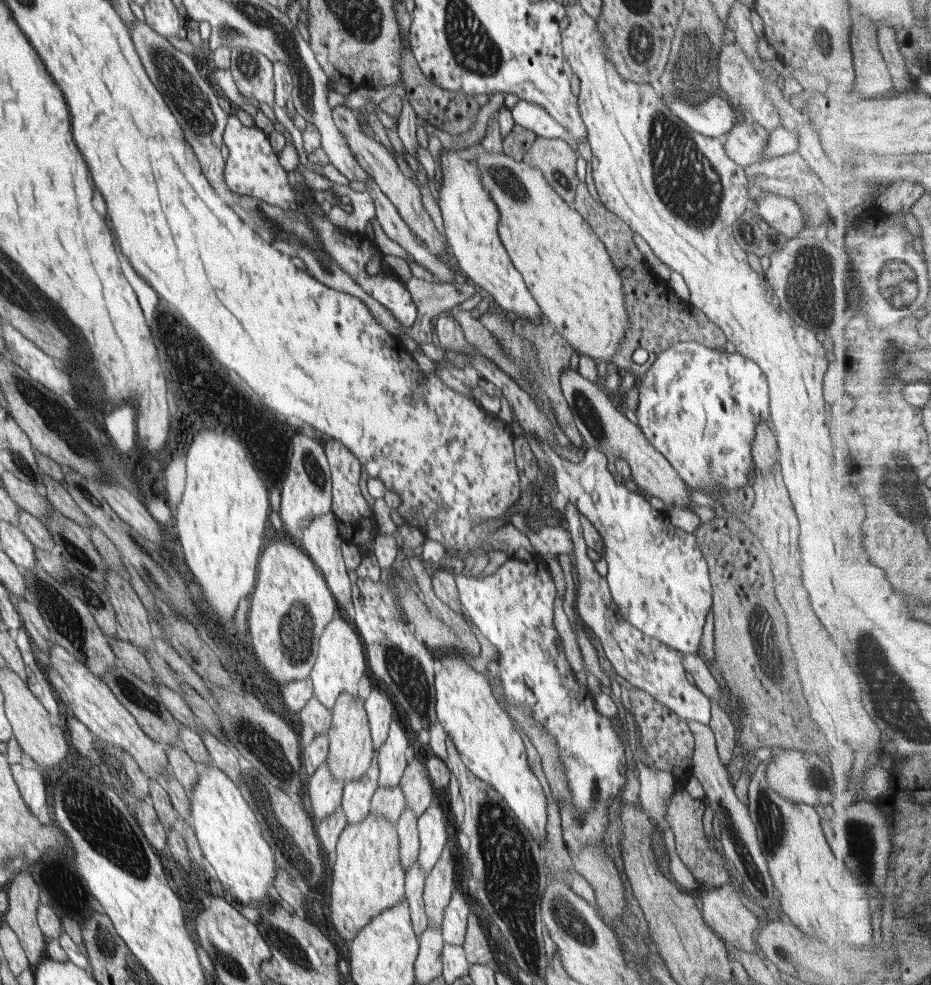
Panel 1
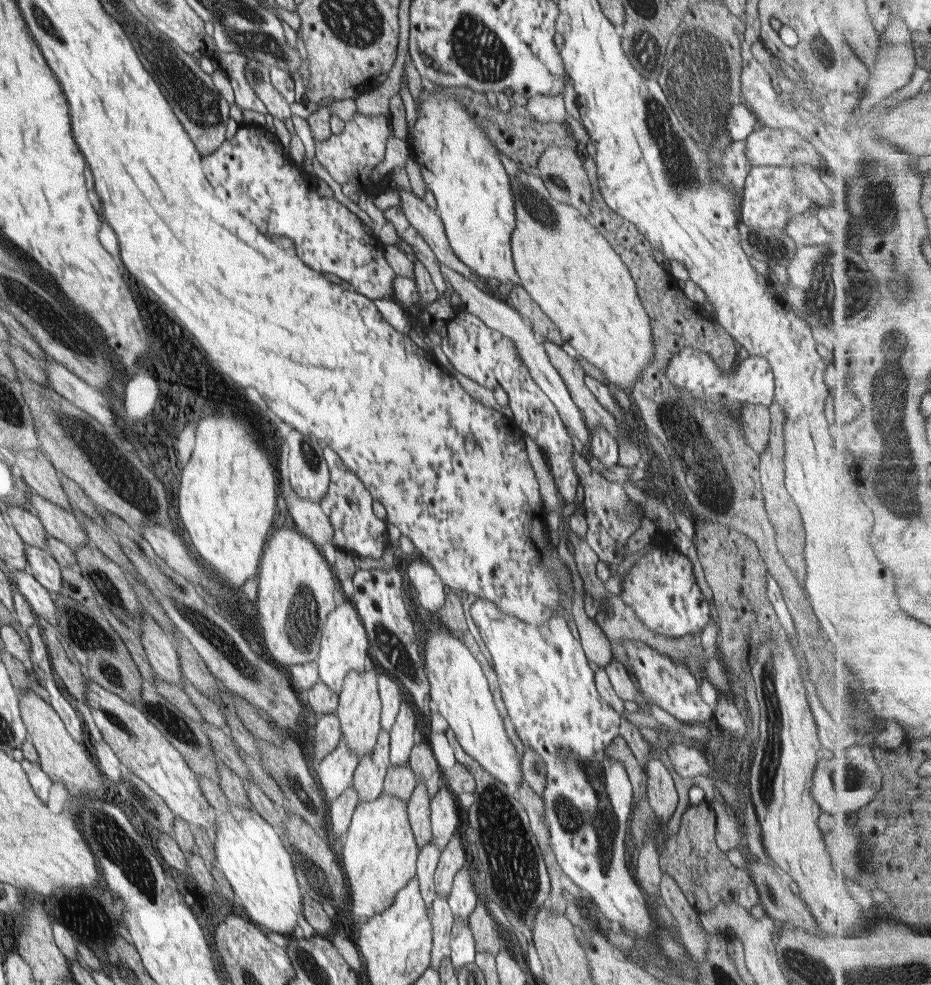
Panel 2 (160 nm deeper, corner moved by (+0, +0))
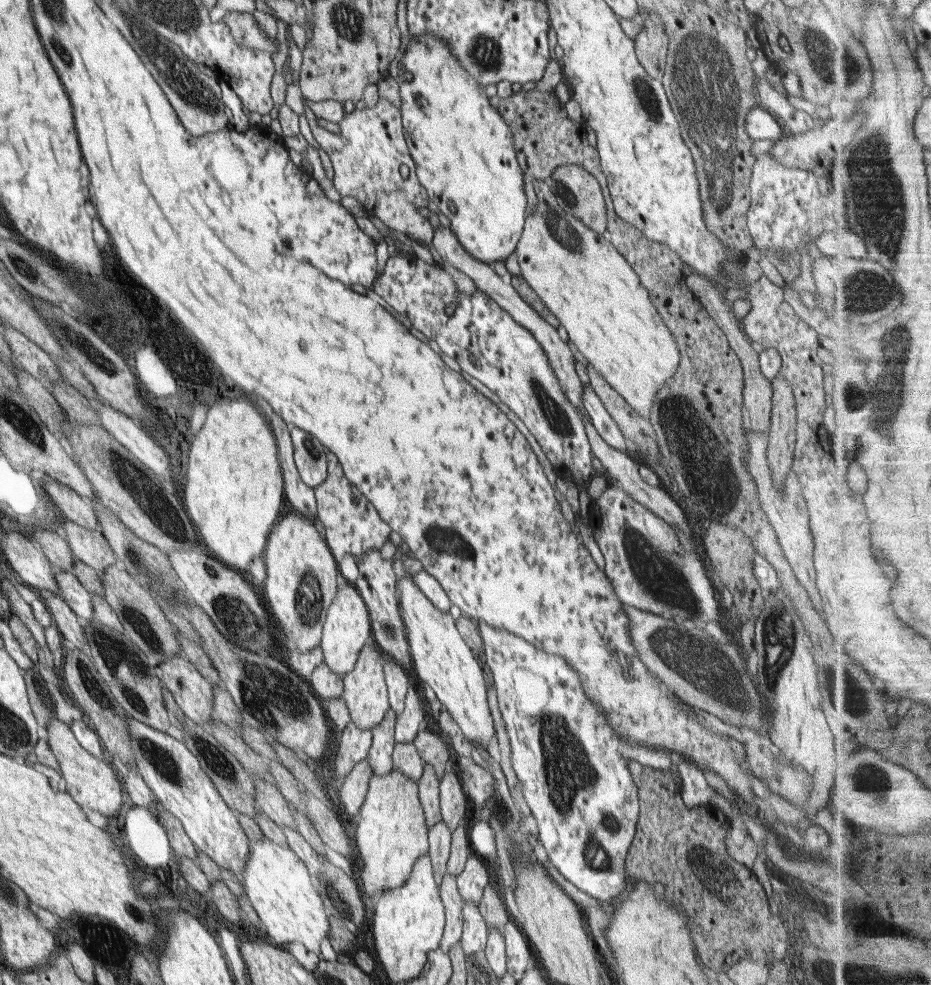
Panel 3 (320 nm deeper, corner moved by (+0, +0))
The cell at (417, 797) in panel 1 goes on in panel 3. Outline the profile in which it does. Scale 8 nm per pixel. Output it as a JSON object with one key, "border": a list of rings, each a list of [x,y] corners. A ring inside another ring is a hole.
{"border":[[[422,727],[413,745],[418,749],[419,755],[425,764],[432,765],[437,774],[438,782],[442,782],[444,773],[452,765],[453,751],[449,745],[432,733],[432,730]]]}

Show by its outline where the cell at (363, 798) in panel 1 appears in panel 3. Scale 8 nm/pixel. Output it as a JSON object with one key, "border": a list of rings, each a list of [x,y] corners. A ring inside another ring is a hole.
{"border":[[[390,708],[384,718],[372,728],[373,739],[367,757],[371,762],[373,774],[384,776],[393,769],[396,721],[397,714]]]}

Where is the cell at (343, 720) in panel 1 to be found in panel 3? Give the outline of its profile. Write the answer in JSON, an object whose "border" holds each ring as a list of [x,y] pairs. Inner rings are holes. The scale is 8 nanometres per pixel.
{"border":[[[371,640],[359,652],[356,666],[343,676],[343,694],[346,706],[350,711],[351,721],[358,728],[368,730],[376,726],[391,708],[389,705],[389,696],[387,693],[387,684],[385,683],[385,674],[383,669],[385,657],[376,644]]]}

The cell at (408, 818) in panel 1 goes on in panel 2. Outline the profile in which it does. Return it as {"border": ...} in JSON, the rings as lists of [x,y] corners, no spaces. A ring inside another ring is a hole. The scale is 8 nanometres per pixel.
{"border":[[[417,784],[411,797],[407,800],[409,821],[419,850],[433,838],[430,803],[431,798],[424,784]]]}

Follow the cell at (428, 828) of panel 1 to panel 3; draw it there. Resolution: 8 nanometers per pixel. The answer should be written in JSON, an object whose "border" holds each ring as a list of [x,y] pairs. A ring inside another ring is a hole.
{"border":[[[452,764],[444,773],[444,778],[439,785],[441,820],[451,831],[462,823],[466,816],[466,806],[470,803],[466,799],[466,793],[462,790],[459,776],[459,768]]]}

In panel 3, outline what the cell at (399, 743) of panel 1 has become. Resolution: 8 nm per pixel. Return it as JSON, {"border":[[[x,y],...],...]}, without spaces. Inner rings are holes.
{"border":[[[411,686],[407,690],[403,711],[398,714],[395,726],[396,743],[412,743],[418,731],[426,723],[426,712],[420,702],[420,696]]]}

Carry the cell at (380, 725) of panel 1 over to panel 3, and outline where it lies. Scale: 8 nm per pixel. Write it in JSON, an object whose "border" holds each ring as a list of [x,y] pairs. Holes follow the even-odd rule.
{"border":[[[385,658],[383,669],[389,705],[398,716],[403,711],[407,690],[411,687],[410,678],[406,674],[406,669],[392,658]]]}

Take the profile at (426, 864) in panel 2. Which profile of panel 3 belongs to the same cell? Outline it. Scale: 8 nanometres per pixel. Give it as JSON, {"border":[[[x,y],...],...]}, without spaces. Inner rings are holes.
{"border":[[[440,820],[429,828],[429,852],[435,881],[440,884],[447,873],[447,862],[451,851],[452,831],[448,825]]]}

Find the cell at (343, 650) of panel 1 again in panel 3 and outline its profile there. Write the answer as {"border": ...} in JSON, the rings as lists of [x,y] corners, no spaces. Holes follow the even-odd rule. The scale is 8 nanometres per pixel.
{"border":[[[343,581],[329,606],[321,637],[320,649],[324,662],[336,673],[344,676],[356,666],[359,652],[372,640],[368,607],[354,584]]]}

